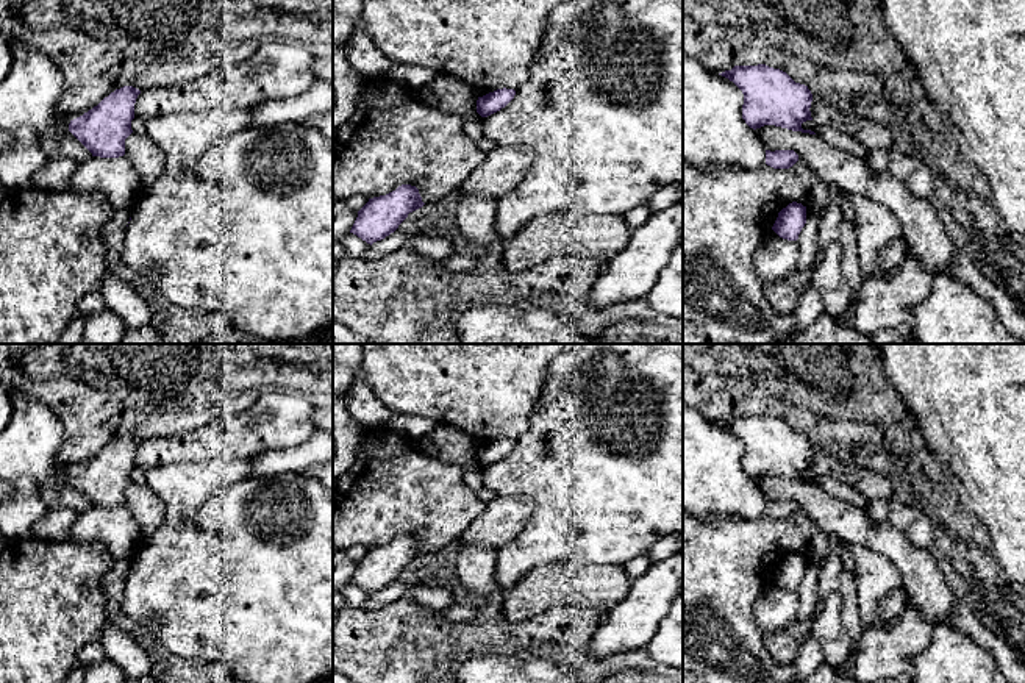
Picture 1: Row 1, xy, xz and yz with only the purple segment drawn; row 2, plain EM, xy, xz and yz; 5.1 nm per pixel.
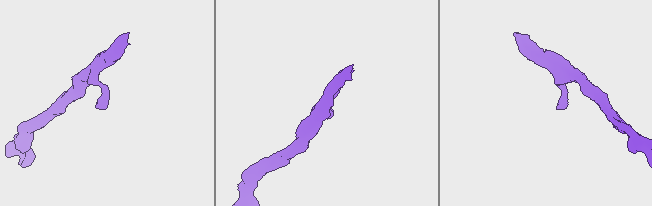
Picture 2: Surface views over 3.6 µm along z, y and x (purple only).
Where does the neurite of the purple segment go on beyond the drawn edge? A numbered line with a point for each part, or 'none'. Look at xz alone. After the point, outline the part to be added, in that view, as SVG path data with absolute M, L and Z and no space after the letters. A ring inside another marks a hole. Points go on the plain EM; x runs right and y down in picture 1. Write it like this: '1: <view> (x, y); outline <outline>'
none

